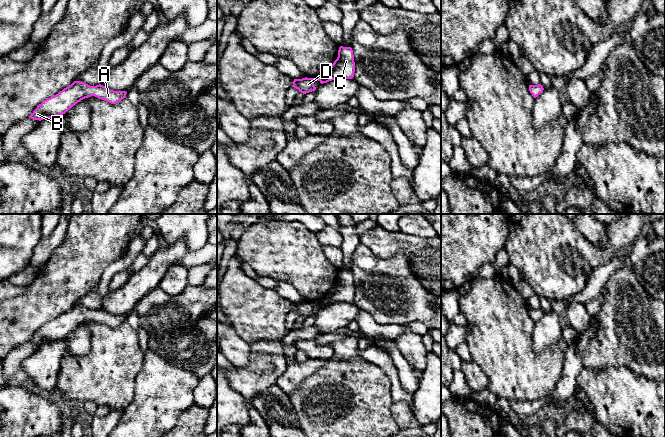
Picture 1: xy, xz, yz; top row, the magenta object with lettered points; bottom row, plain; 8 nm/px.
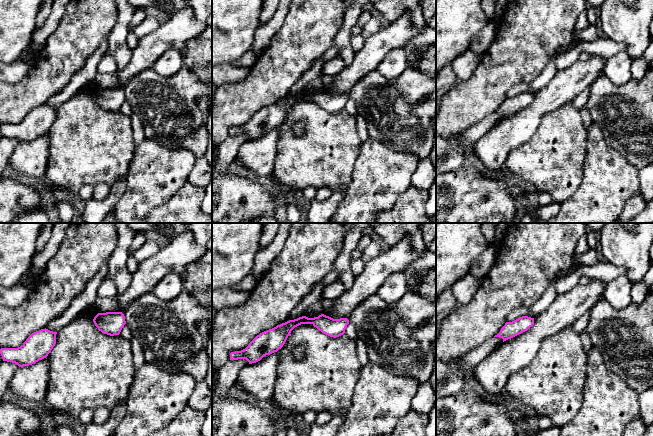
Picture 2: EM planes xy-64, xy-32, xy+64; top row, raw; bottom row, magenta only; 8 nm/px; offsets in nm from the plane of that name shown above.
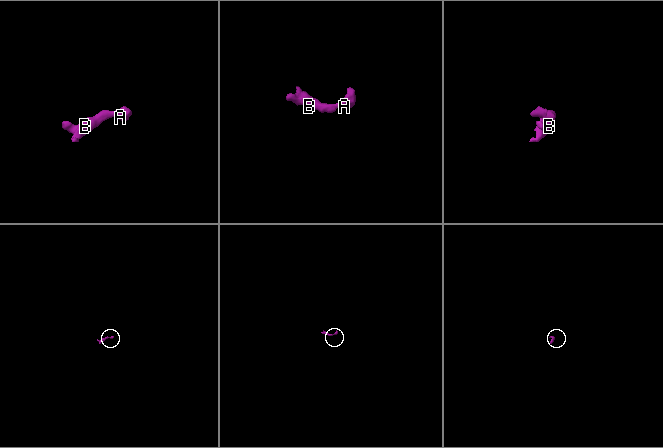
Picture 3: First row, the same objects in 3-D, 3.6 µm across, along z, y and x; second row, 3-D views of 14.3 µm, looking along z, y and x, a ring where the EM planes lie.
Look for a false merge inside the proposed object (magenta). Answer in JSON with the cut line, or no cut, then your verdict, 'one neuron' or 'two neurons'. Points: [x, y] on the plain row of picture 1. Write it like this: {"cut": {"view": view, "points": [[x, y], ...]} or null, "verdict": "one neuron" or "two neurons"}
{"cut": null, "verdict": "one neuron"}

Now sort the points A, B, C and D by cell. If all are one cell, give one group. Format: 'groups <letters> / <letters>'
groups A B C D

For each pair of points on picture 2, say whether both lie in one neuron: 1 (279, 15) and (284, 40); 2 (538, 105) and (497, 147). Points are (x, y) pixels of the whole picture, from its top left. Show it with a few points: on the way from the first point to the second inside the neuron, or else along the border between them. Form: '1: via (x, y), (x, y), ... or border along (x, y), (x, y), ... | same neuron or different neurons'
1: border along (288, 10), (283, 24), (268, 45) | different neurons
2: via (529, 115), (507, 137) | same neuron

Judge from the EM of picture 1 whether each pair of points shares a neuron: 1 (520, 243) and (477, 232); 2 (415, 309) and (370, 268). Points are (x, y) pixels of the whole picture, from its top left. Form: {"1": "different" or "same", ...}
{"1": "different", "2": "same"}

